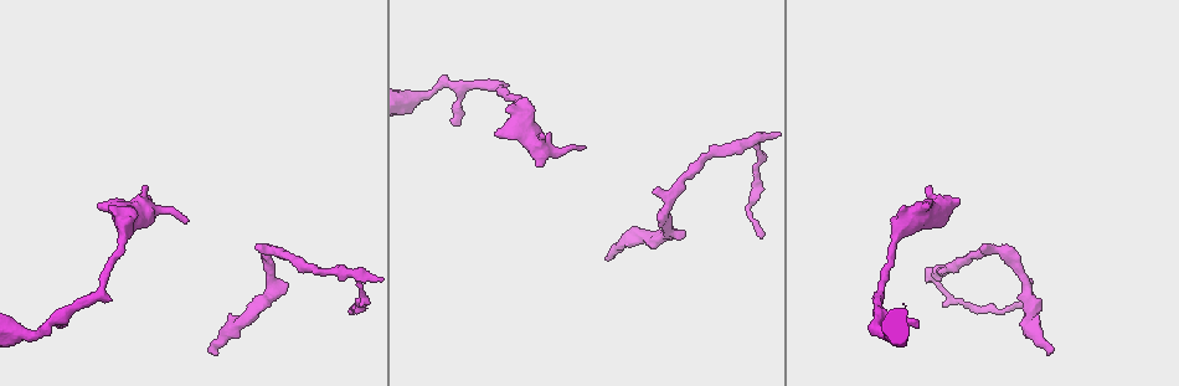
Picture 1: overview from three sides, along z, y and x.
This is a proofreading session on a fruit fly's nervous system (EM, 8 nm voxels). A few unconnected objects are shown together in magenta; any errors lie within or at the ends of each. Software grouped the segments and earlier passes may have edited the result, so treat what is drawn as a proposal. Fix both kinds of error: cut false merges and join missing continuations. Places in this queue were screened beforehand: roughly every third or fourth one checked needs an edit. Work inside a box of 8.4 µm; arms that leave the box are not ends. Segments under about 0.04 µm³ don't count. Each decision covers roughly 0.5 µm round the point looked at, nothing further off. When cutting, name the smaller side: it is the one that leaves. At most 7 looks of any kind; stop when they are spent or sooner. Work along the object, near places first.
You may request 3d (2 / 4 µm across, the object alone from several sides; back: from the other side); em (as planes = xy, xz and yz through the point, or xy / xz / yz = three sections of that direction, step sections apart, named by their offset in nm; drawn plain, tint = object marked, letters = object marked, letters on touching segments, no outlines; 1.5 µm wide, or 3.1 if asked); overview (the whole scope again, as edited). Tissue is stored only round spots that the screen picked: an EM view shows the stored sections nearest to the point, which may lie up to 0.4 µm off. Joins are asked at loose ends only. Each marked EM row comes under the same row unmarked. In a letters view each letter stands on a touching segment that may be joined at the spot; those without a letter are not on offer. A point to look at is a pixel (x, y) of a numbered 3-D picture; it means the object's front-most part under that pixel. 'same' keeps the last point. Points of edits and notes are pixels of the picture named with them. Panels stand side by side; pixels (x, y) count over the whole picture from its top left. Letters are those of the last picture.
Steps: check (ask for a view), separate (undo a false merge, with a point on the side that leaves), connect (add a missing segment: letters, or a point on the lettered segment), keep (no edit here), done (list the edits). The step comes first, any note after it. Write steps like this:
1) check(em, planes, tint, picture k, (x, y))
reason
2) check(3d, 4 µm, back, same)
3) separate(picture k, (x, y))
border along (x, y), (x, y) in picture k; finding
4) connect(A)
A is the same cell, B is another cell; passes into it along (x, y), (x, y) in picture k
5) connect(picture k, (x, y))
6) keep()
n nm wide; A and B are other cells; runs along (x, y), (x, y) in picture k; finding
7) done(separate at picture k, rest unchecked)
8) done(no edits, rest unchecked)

check(em, xy, step 4, tint, picture 1, (268, 249))
abrupt turn

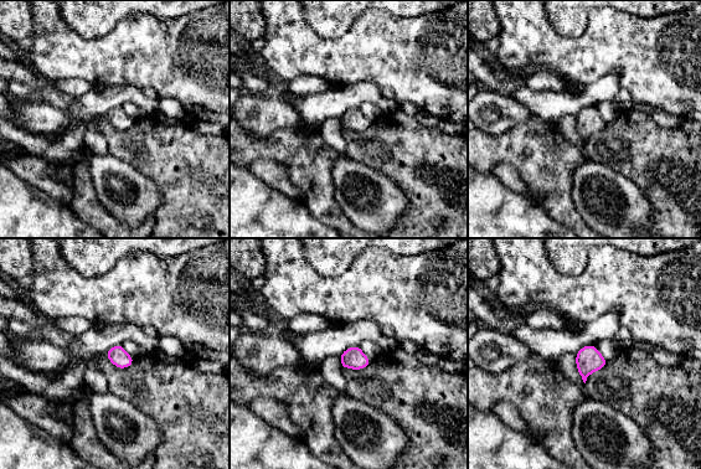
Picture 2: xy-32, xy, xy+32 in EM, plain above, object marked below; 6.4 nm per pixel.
check(em, xz, step 4, letters, same)
another direction

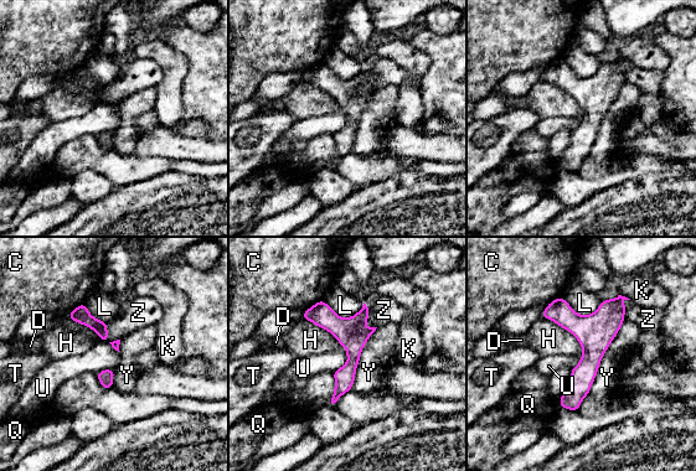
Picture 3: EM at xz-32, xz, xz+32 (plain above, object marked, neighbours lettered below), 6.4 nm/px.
keep()
C, D, H, K, L, Q, T, U, Y and Z are other cells; runs along (620, 299), (563, 404) in picture 3; one neuron here

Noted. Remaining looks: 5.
check(em, planes, letters, picture 1, (545, 136))
branch stops here

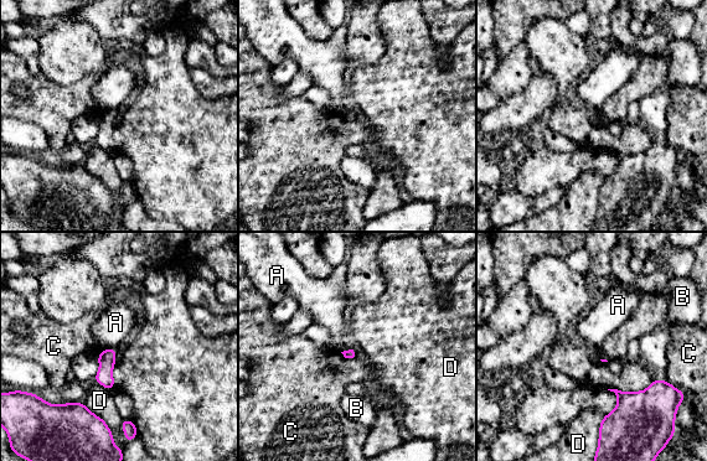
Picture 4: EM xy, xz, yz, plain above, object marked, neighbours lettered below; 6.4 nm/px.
keep()
A, B, C and D are other cells; border along (114, 347), (103, 350) in picture 4; no lettered segment goes on from it

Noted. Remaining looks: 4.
check(em, planes, letters, picture 1, (919, 328))
branch stops here

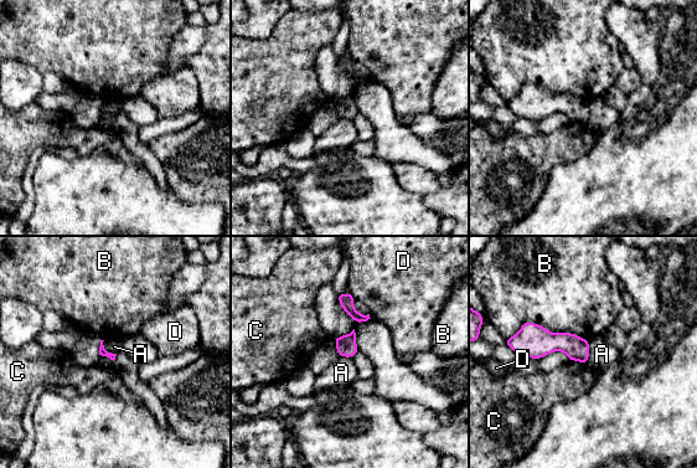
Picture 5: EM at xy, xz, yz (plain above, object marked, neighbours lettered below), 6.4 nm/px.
keep()
A, B, C and D are other cells; border along (589, 340), (589, 358), (586, 363) in picture 5; no lettered segment goes on from it

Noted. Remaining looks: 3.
done(no edits, rest unchecked)

